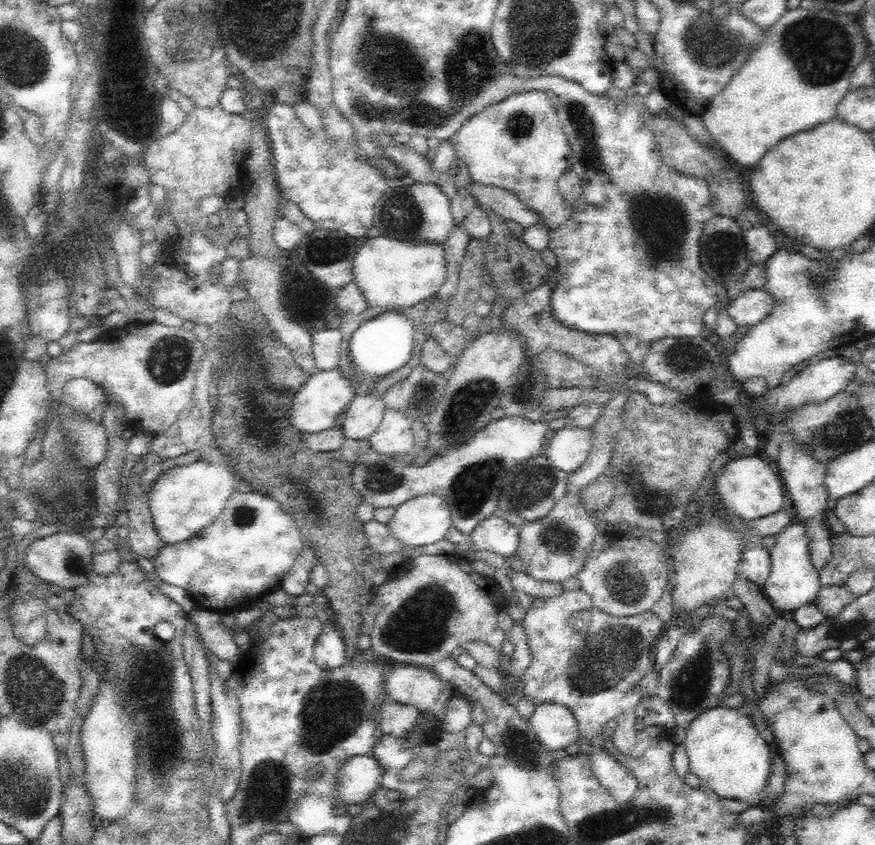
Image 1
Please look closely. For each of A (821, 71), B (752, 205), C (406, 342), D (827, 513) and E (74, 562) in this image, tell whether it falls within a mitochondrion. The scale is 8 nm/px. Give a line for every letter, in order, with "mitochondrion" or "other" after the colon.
A: mitochondrion
B: other
C: other
D: other
E: mitochondrion

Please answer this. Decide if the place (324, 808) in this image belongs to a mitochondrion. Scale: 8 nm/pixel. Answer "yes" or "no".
no

